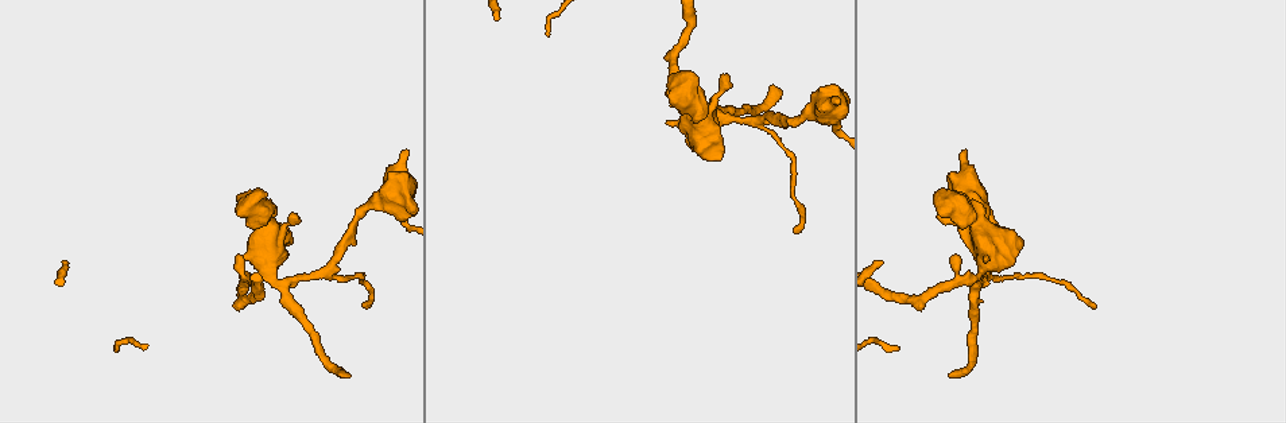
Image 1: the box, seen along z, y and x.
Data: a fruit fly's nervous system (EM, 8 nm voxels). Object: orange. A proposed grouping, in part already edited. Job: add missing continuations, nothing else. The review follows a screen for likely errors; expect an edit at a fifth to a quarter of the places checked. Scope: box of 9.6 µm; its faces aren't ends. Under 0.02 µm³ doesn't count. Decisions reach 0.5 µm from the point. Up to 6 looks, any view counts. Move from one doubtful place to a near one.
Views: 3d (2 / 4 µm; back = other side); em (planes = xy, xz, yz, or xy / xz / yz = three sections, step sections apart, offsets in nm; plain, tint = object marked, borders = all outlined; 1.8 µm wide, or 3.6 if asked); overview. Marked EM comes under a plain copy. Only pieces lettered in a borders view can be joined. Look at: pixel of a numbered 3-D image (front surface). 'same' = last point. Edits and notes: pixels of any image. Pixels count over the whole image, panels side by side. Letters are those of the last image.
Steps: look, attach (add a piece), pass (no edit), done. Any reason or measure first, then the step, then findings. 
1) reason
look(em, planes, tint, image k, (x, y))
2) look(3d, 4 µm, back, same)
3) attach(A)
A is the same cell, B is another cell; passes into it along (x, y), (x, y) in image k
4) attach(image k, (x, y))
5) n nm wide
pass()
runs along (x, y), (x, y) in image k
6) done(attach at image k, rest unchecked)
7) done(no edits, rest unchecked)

look(em, yz, step 8, borders, image 1, (950, 374))

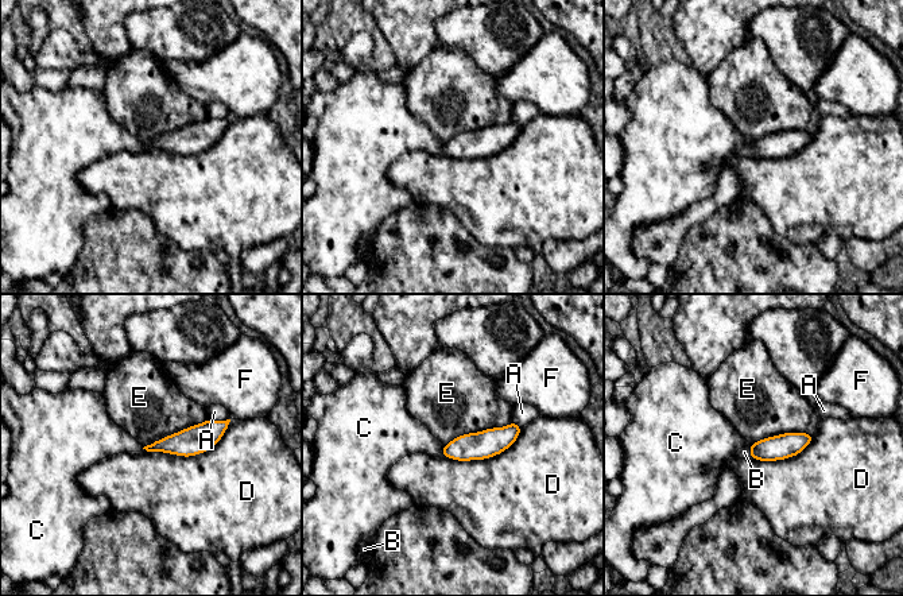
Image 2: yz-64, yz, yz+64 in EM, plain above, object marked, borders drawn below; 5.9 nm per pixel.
another direction
look(em, planes, borders, same)

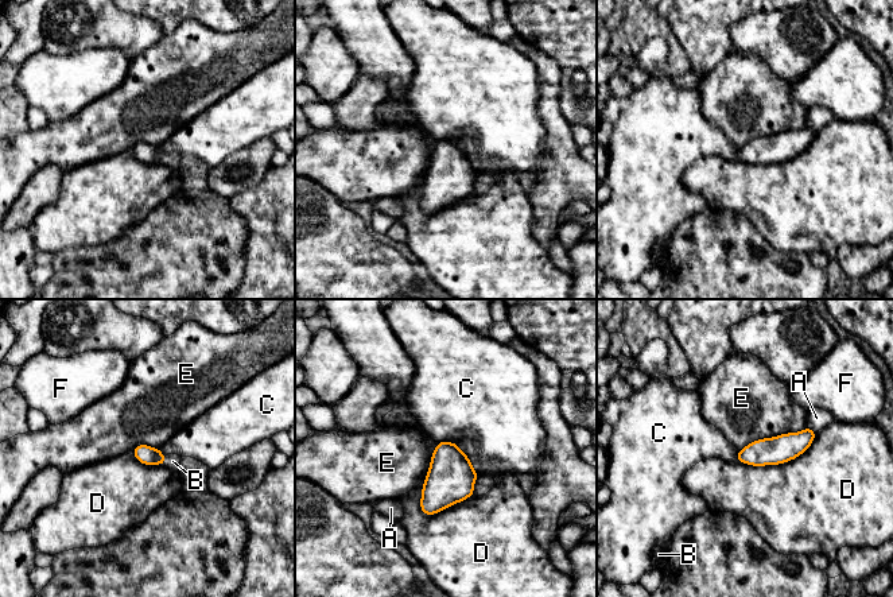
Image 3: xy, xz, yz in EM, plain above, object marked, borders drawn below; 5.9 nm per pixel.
110 nm wide
attach(B)
B is the same cell, A, C, D, E and F are other cells; passes into it along (144, 454), (164, 460), (173, 461) in image 3; it goes on there

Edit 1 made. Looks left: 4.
look(3d, 4 µm, back, image 1, (366, 306))

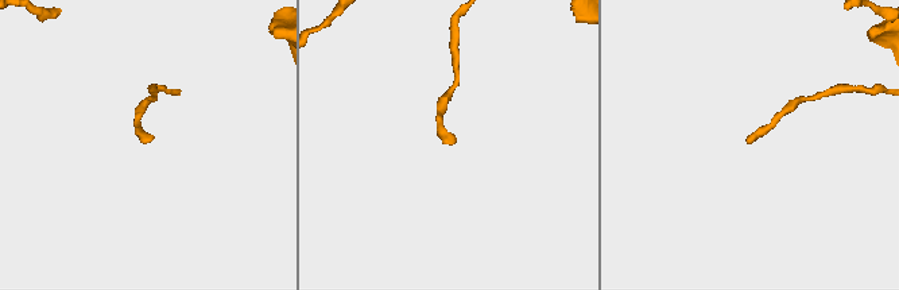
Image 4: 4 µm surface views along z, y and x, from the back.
need the tissue
look(em, 3.6 µm, planes, borders, image 4, (145, 143))

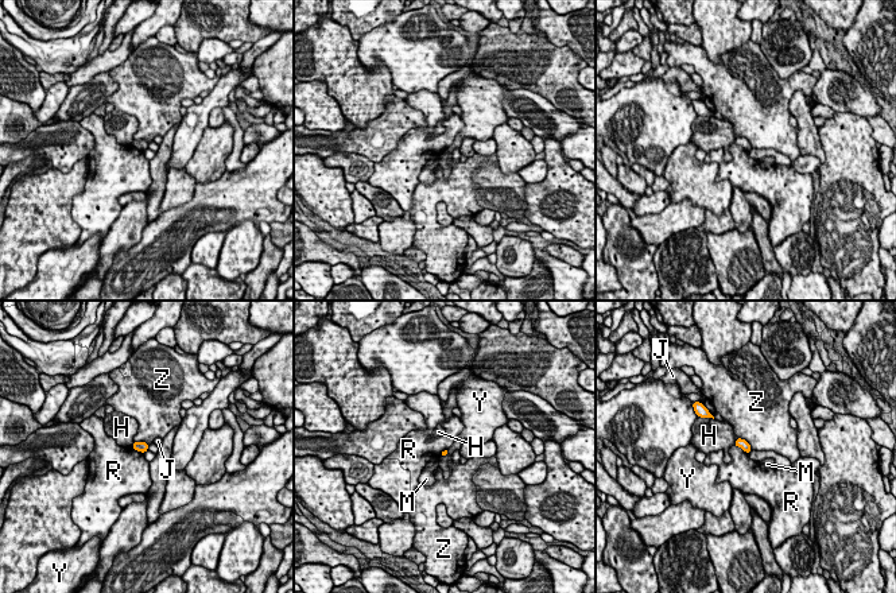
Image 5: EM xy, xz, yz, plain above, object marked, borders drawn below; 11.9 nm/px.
60 nm wide
pass()
H, J, M, R, Y and Z are other cells; border along (734, 445), (747, 453) in image 5; none of them fits

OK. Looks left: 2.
done(attach at image 3, rest unchecked)

